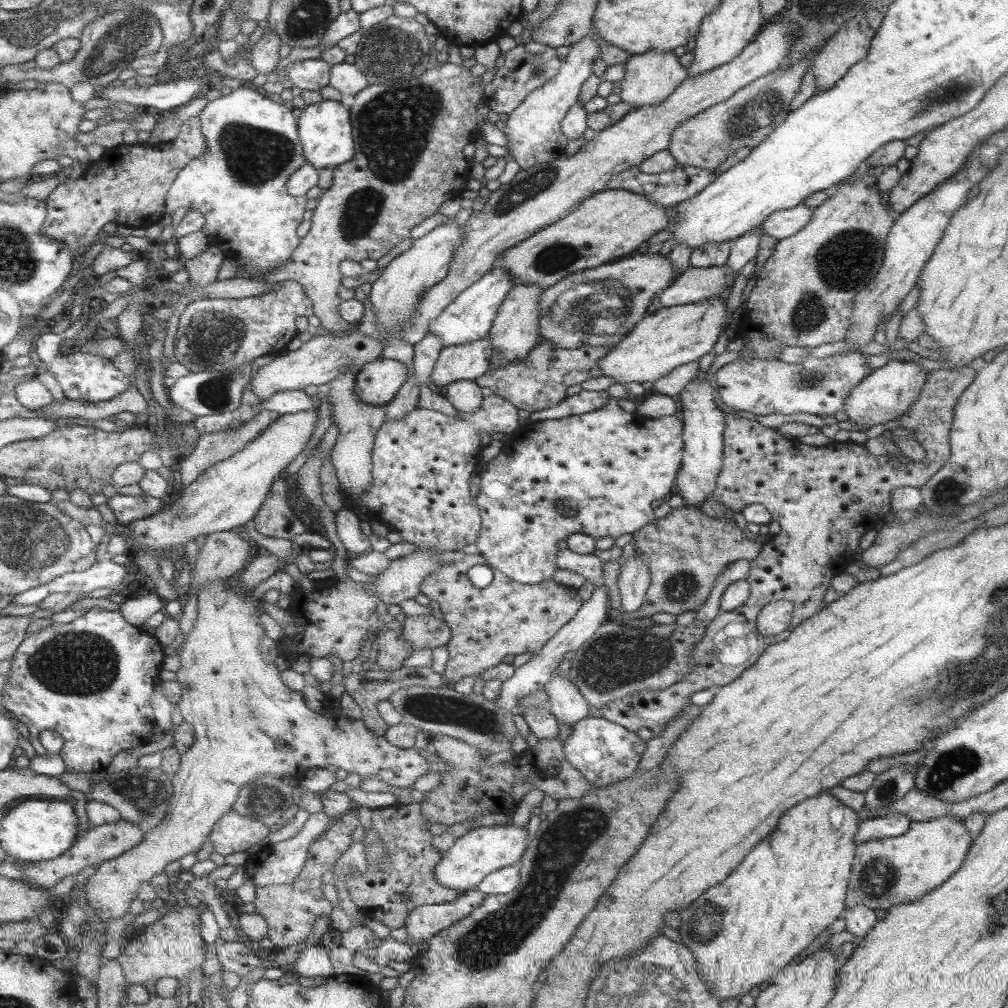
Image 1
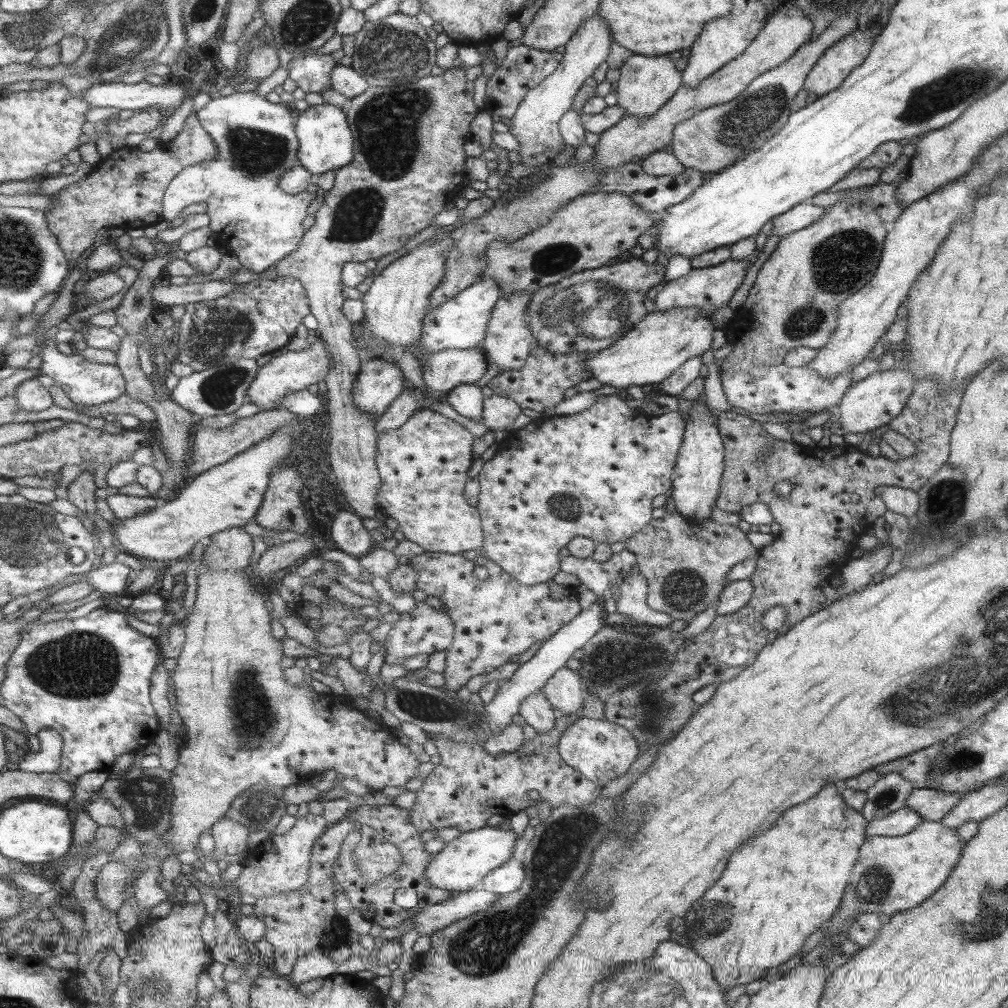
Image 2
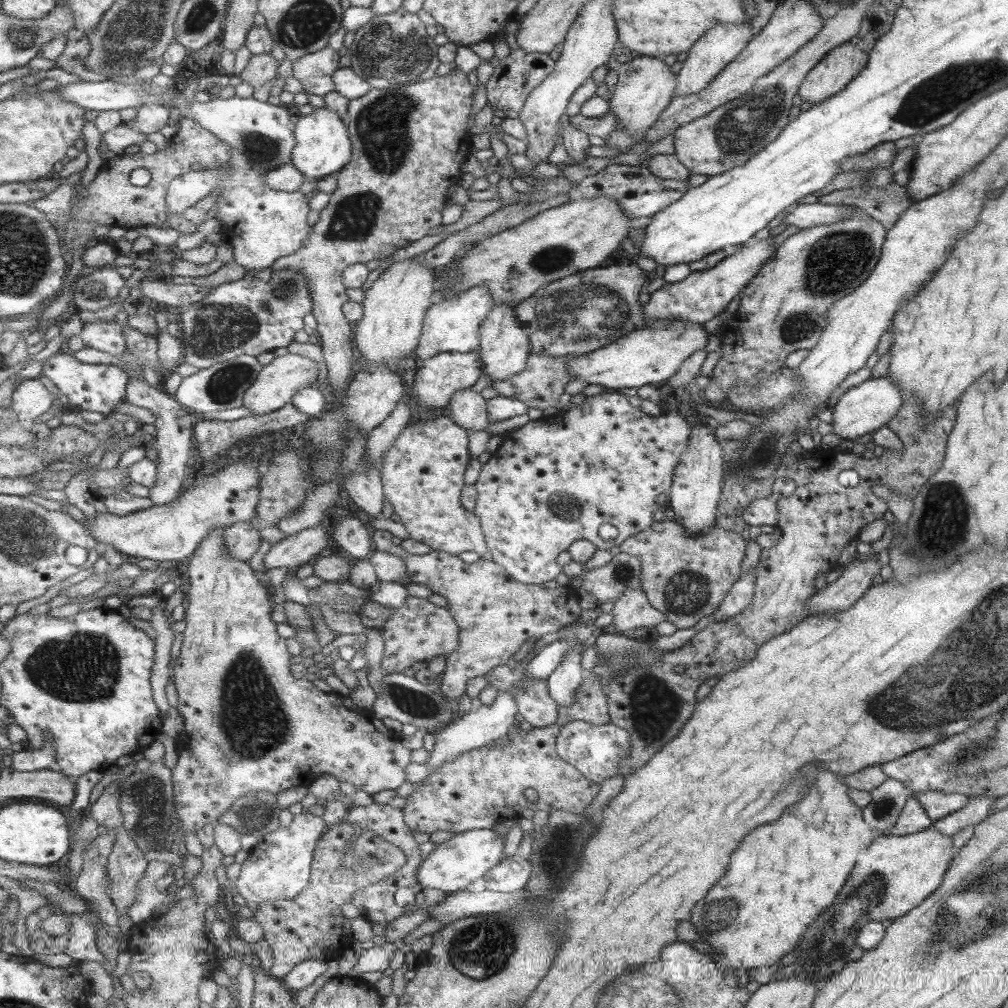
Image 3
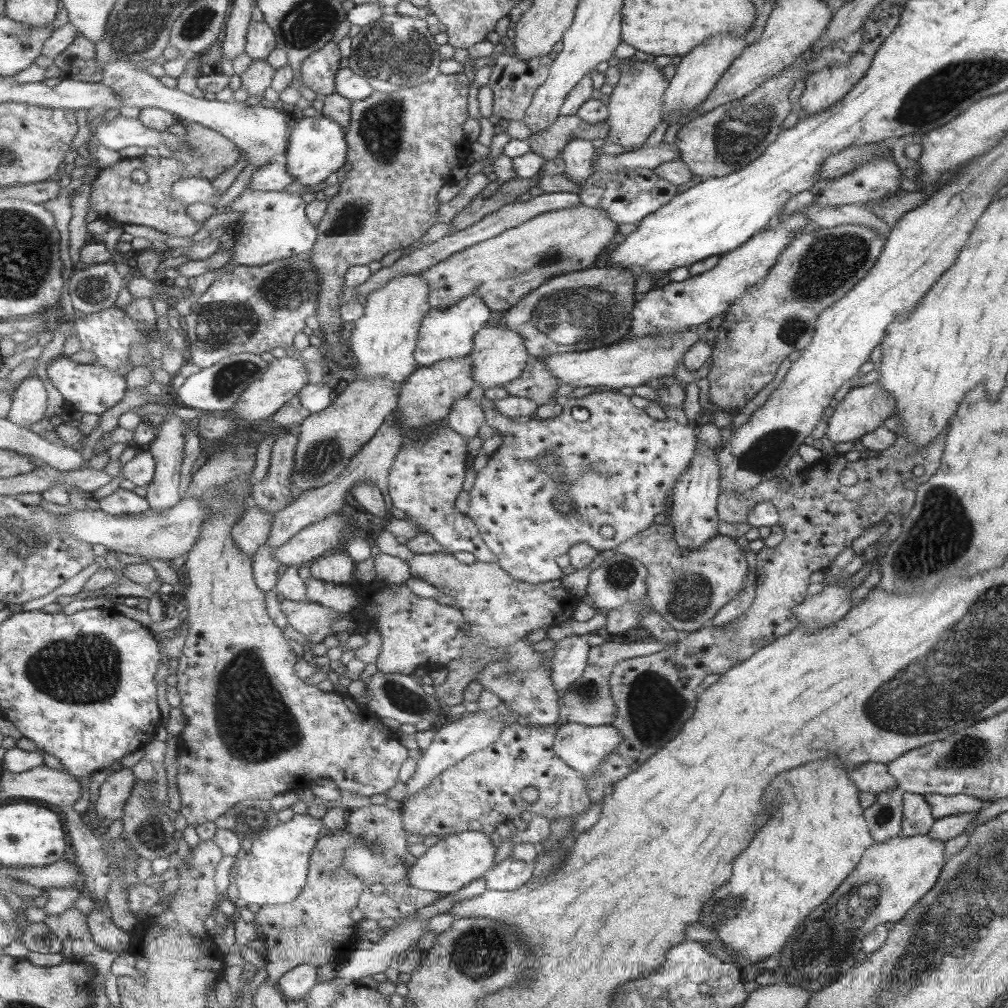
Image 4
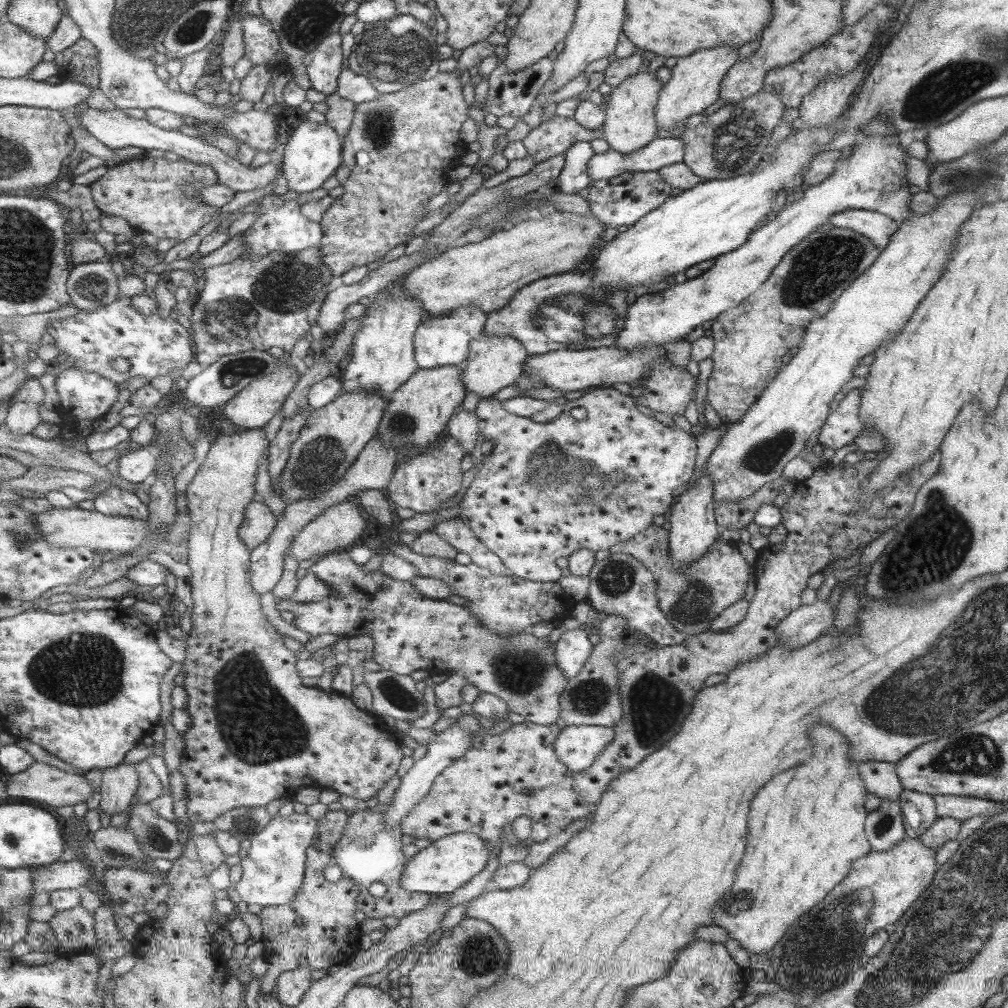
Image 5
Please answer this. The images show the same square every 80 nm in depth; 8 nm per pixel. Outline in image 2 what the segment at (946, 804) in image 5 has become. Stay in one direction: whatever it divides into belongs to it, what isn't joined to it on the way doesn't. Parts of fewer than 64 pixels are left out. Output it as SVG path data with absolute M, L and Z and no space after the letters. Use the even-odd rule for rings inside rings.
M927 787L912 789L904 800L904 806L913 809L923 821L937 822L951 810L960 798L959 793L949 794Z

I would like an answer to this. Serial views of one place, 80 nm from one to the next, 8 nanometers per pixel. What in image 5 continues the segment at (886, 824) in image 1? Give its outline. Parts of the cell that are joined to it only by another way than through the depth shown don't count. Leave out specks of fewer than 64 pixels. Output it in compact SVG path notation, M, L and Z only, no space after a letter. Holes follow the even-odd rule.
M902 790L898 798L902 819L905 820L905 832L925 832L936 820L936 805L932 795Z

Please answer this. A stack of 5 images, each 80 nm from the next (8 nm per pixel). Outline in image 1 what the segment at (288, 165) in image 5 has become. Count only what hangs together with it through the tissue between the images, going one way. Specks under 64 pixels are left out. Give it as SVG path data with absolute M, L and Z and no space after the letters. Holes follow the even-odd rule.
M324 100L317 104L307 105L302 110L299 119L305 158L317 169L329 168L329 166L336 168L356 157L357 146L351 107L345 106L340 101Z

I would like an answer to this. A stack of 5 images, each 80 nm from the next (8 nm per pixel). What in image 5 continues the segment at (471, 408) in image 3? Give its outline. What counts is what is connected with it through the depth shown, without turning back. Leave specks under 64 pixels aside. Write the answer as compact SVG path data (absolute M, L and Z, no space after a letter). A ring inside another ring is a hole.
M459 408L448 422L447 434L453 435L464 446L466 454L470 455L479 442L479 434L482 434L479 415L475 410L469 412Z

